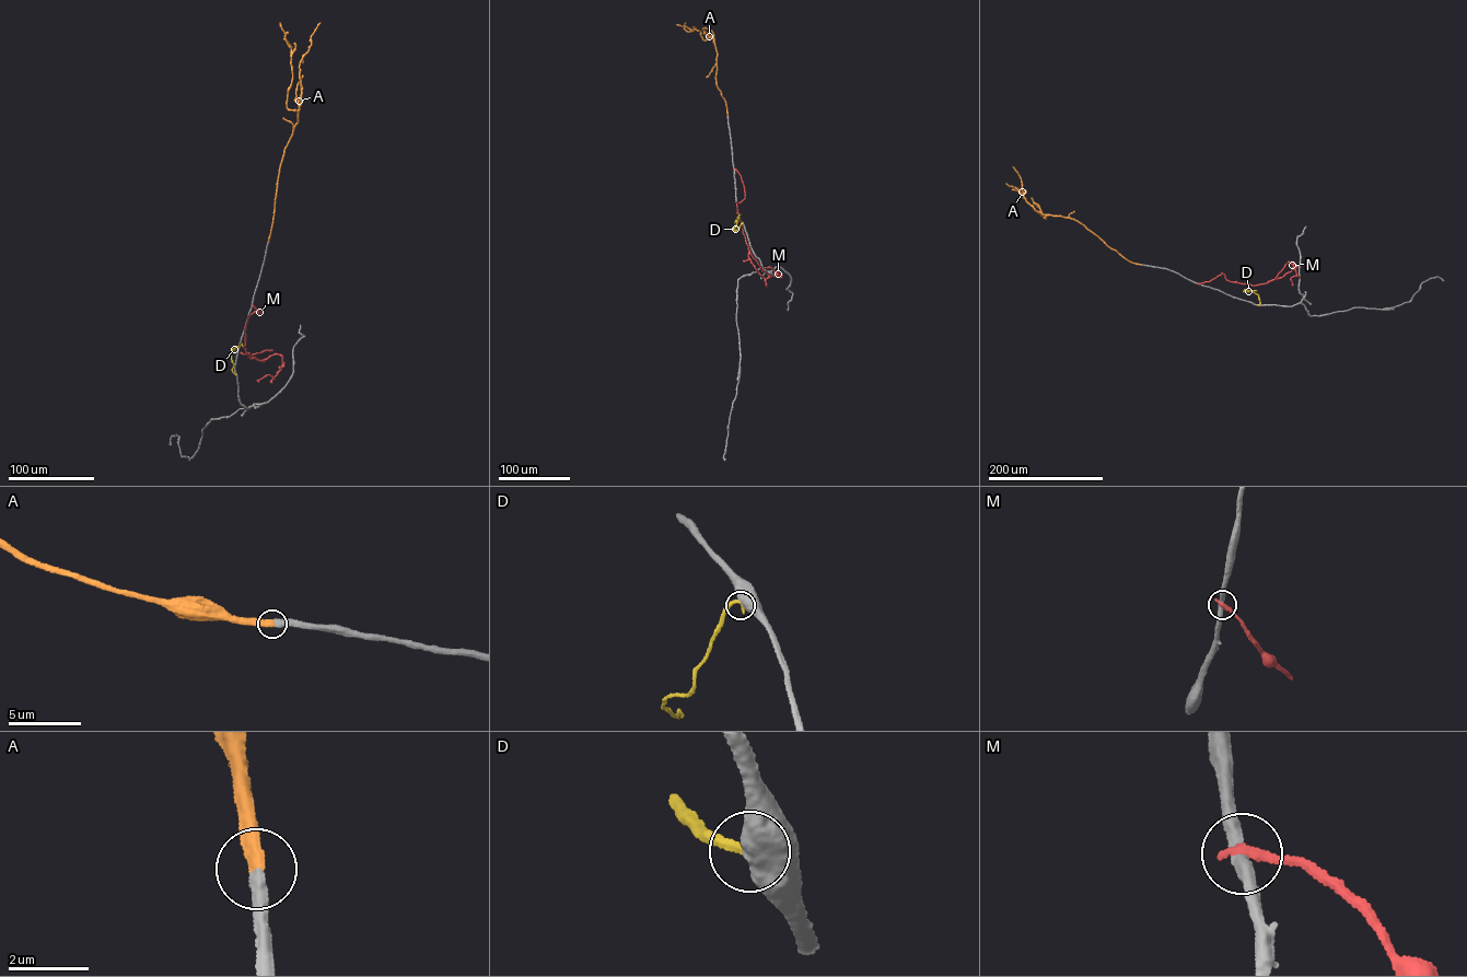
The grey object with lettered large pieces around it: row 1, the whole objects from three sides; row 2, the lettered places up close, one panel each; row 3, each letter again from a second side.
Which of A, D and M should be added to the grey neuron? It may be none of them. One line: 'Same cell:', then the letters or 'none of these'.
Same cell: A

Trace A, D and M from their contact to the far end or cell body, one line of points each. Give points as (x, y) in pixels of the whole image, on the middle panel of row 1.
A: (728, 115), (714, 77), (714, 42), (709, 37), (703, 39), (695, 28), (689, 32), (676, 24)
D: (742, 223), (733, 230), (740, 213)
M: (734, 169), (744, 188), (744, 198), (736, 202), (748, 257), (764, 278), (780, 275), (771, 267), (764, 267)

